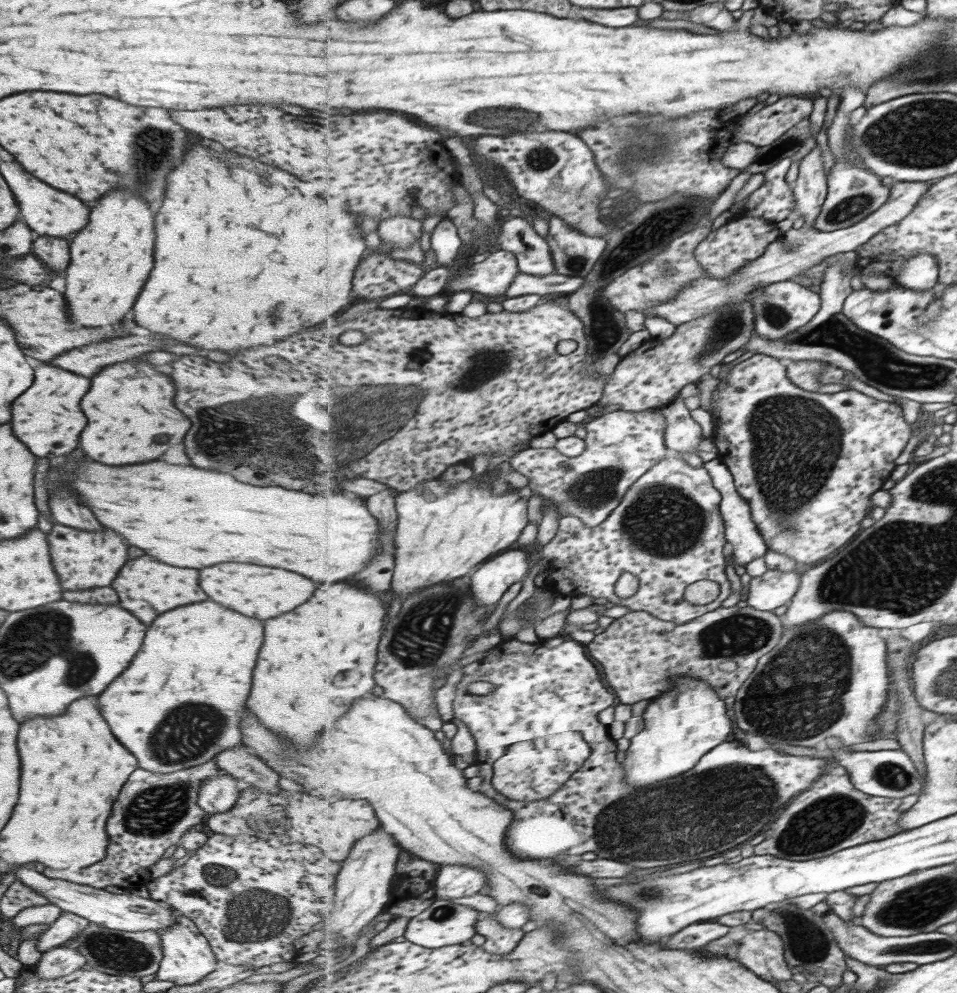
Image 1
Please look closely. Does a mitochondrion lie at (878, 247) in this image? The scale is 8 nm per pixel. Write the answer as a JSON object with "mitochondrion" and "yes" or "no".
{"mitochondrion":"no"}

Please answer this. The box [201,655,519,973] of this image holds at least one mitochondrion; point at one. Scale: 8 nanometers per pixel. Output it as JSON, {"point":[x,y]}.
{"point":[442,913]}

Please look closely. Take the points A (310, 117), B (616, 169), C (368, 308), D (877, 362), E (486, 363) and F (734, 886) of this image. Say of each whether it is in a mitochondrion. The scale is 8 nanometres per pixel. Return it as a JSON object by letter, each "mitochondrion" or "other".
{"A":"other","B":"mitochondrion","C":"other","D":"mitochondrion","E":"mitochondrion","F":"other"}

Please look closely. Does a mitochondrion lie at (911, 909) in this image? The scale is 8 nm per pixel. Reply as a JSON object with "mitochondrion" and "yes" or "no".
{"mitochondrion":"yes"}

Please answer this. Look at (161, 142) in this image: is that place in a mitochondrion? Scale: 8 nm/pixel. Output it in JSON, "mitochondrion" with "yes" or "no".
{"mitochondrion":"yes"}

